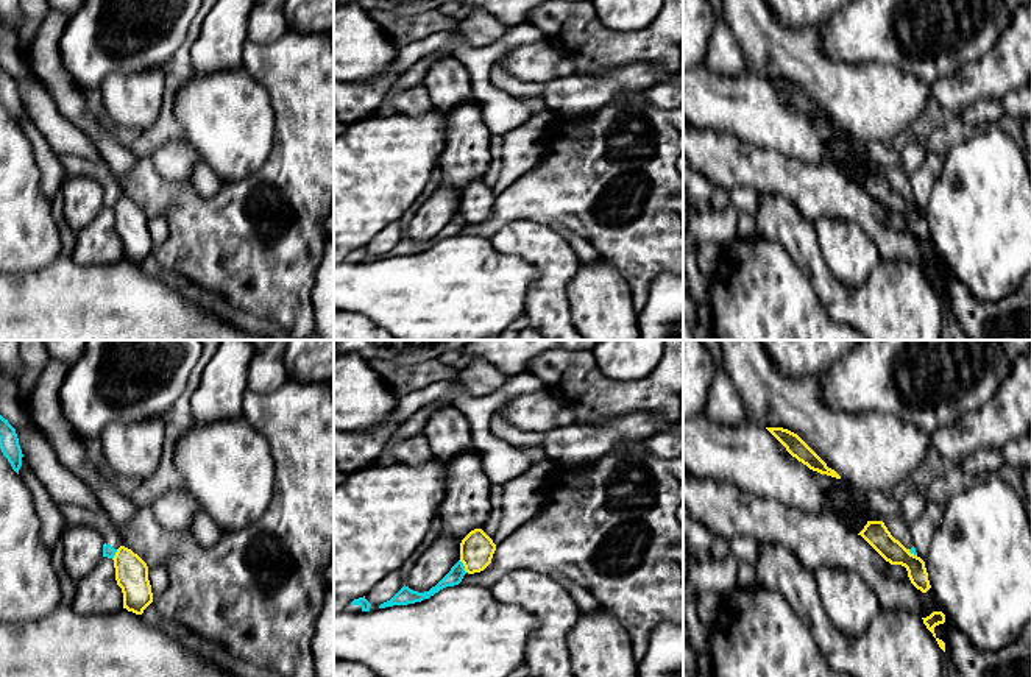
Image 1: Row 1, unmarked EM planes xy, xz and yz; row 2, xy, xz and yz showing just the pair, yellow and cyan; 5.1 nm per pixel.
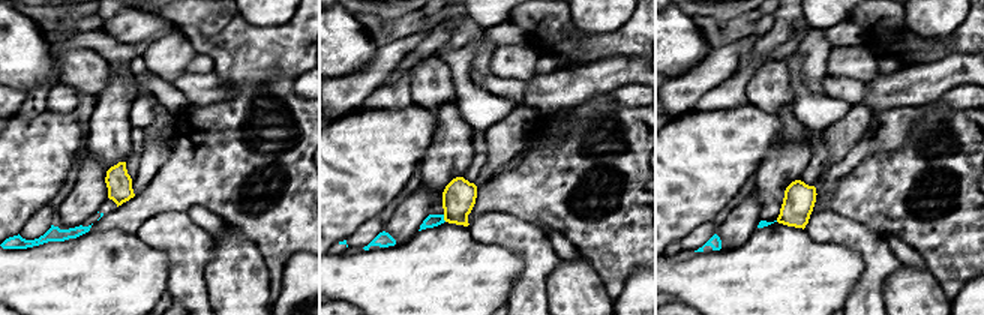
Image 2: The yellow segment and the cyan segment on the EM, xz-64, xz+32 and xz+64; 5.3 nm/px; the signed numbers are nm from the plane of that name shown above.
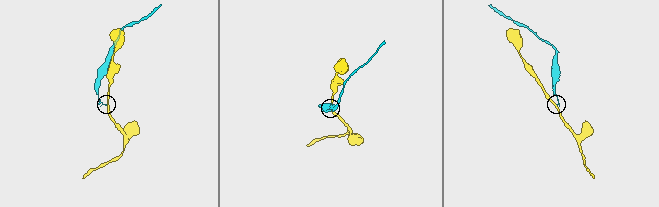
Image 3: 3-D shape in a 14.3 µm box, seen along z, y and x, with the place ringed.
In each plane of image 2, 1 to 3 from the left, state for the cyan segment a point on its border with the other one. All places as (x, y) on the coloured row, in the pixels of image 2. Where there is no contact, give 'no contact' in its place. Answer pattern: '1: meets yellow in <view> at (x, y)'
1: no contact
2: meets yellow in xz+32 at (444, 218)
3: no contact

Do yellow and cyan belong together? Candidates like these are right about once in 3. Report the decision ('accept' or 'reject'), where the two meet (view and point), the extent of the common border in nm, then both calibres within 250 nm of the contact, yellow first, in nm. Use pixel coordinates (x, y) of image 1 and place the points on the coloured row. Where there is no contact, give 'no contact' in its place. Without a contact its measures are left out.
reject | xz (464, 565) | 80 nm | 180/80 nm

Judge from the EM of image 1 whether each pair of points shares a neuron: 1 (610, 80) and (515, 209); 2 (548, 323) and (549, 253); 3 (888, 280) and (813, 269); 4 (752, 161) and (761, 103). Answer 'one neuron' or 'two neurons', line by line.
1: two neurons
2: one neuron
3: one neuron
4: two neurons

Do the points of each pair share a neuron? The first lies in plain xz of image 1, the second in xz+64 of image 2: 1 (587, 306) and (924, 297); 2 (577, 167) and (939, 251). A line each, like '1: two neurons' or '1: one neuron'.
1: one neuron
2: one neuron

